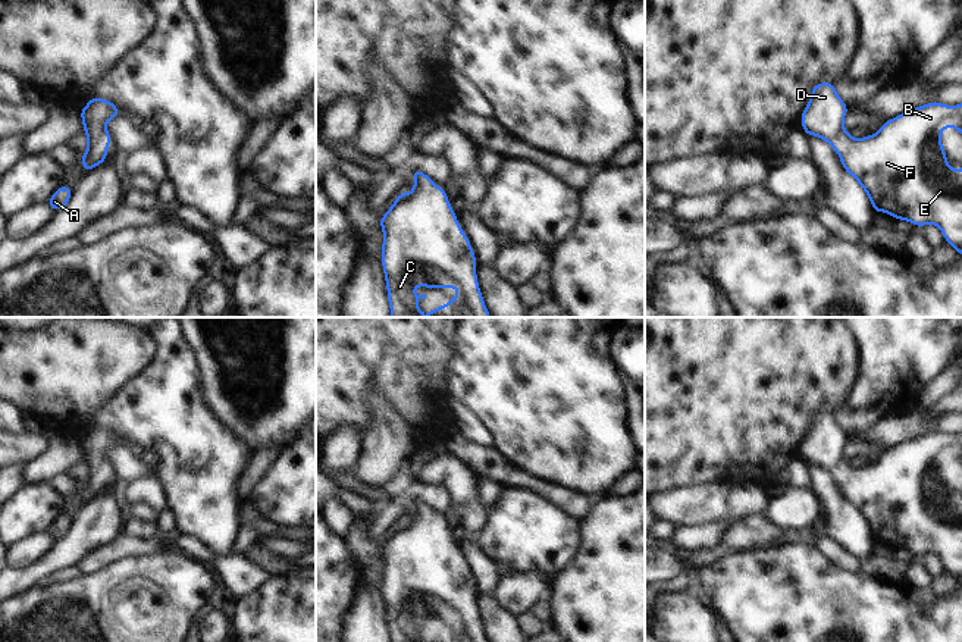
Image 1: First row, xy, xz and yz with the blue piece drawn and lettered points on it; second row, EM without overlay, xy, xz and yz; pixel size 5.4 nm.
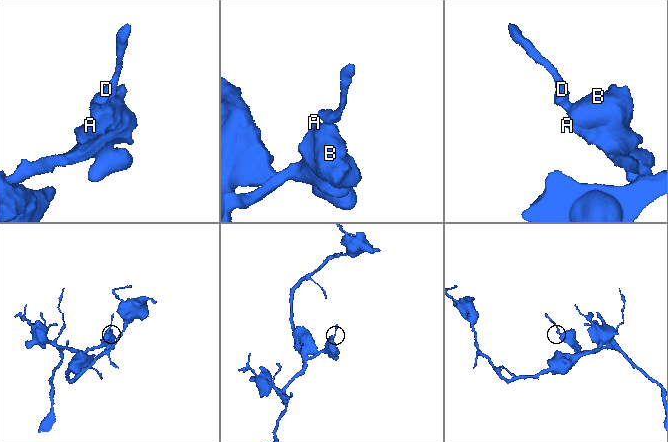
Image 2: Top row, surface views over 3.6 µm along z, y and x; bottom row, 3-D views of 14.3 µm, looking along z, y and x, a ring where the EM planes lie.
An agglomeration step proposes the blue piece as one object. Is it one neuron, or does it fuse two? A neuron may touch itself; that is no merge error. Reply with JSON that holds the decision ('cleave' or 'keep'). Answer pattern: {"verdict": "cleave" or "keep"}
{"verdict": "keep"}

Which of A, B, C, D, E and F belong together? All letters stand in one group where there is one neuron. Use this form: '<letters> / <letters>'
A B C D E F

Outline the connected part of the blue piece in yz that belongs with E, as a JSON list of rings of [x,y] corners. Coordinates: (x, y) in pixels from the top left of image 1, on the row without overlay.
[[[834,413],[814,414],[811,430],[802,441],[806,464],[817,464],[840,483],[842,495],[867,520],[874,541],[887,541],[916,555],[936,552],[947,571],[962,585],[962,499],[952,499],[946,489],[940,463],[944,455],[962,461],[962,433],[943,435],[937,429],[886,450],[875,464],[855,469],[843,458],[849,441],[834,419]]]

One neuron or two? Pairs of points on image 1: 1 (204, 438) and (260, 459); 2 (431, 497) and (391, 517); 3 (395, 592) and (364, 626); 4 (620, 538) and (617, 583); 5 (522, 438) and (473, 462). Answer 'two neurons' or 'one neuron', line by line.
1: two neurons
2: one neuron
3: two neurons
4: one neuron
5: two neurons

